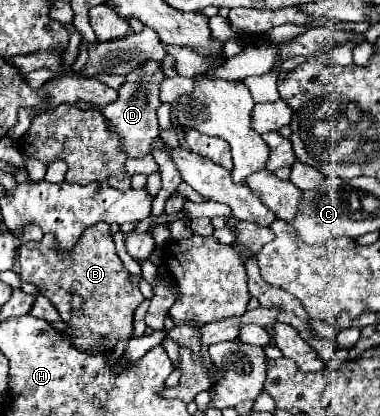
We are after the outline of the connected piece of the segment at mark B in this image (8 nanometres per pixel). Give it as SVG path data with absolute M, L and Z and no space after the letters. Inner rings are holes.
M94 224L94 228L86 228L70 252L54 252L54 236L44 234L40 242L26 242L18 256L22 280L36 284L58 308L62 320L70 322L66 332L74 336L76 348L110 352L118 340L132 334L134 310L144 302L144 296L128 282L128 270L116 254L108 224ZM70 292L78 292L86 298L86 308L82 308L82 312L70 312Z

